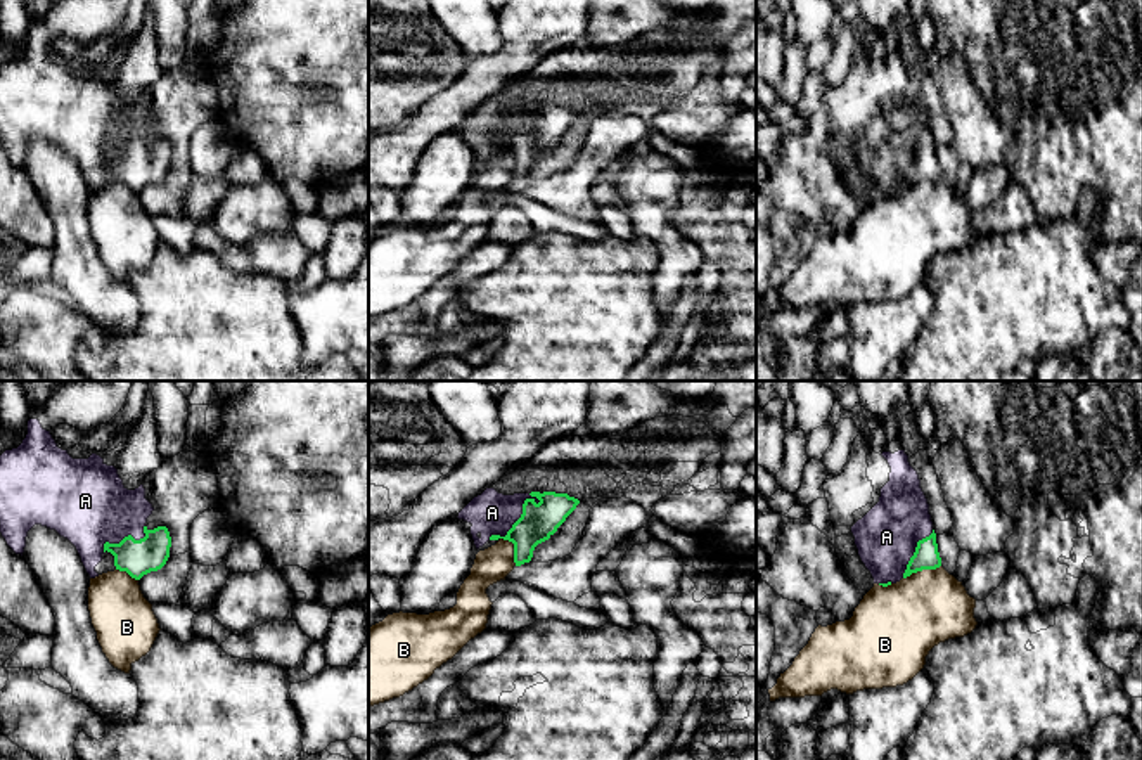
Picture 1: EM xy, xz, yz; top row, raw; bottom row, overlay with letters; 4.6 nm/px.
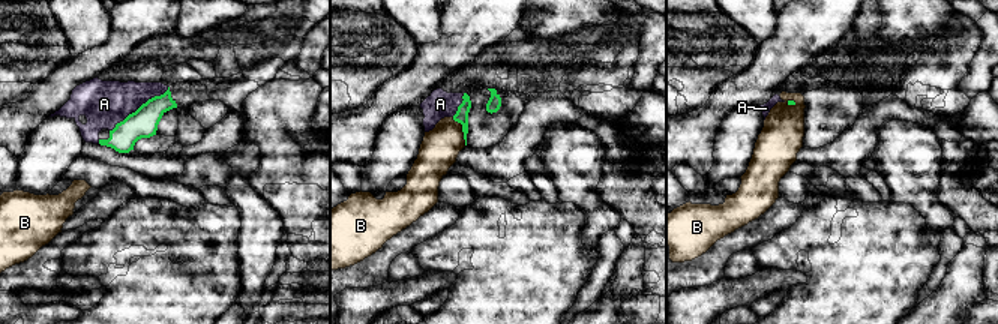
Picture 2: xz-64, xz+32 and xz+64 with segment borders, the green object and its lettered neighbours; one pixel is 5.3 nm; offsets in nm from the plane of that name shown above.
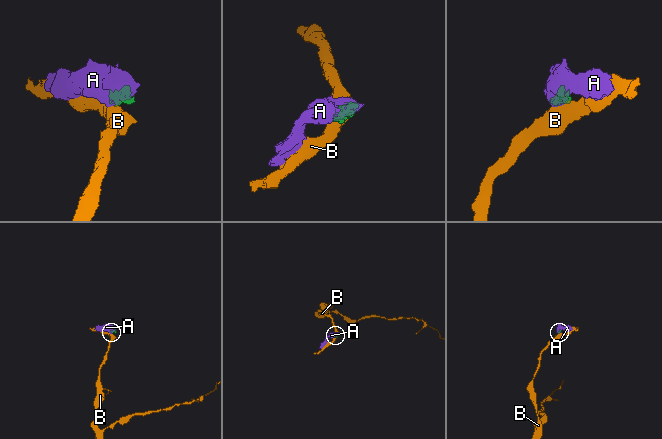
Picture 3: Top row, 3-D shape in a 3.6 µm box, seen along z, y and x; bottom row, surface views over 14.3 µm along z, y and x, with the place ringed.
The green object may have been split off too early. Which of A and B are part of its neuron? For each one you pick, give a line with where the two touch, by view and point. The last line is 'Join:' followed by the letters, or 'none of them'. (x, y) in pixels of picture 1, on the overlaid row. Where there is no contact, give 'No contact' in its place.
A: Touches green at xz (519, 518)
Join: A

